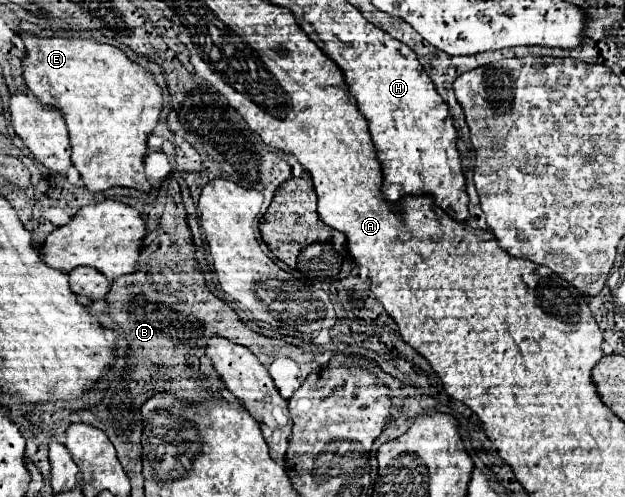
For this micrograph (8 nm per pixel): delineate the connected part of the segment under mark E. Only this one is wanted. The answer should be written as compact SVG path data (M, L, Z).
M23 34L23 42L27 46L23 78L43 106L53 106L63 114L73 148L71 160L79 170L87 190L105 192L113 186L125 186L139 192L151 192L151 184L145 178L143 156L147 152L147 136L155 128L163 106L163 94L153 76L147 74L139 64L133 64L119 48L109 44L75 38L37 38L31 34Z

